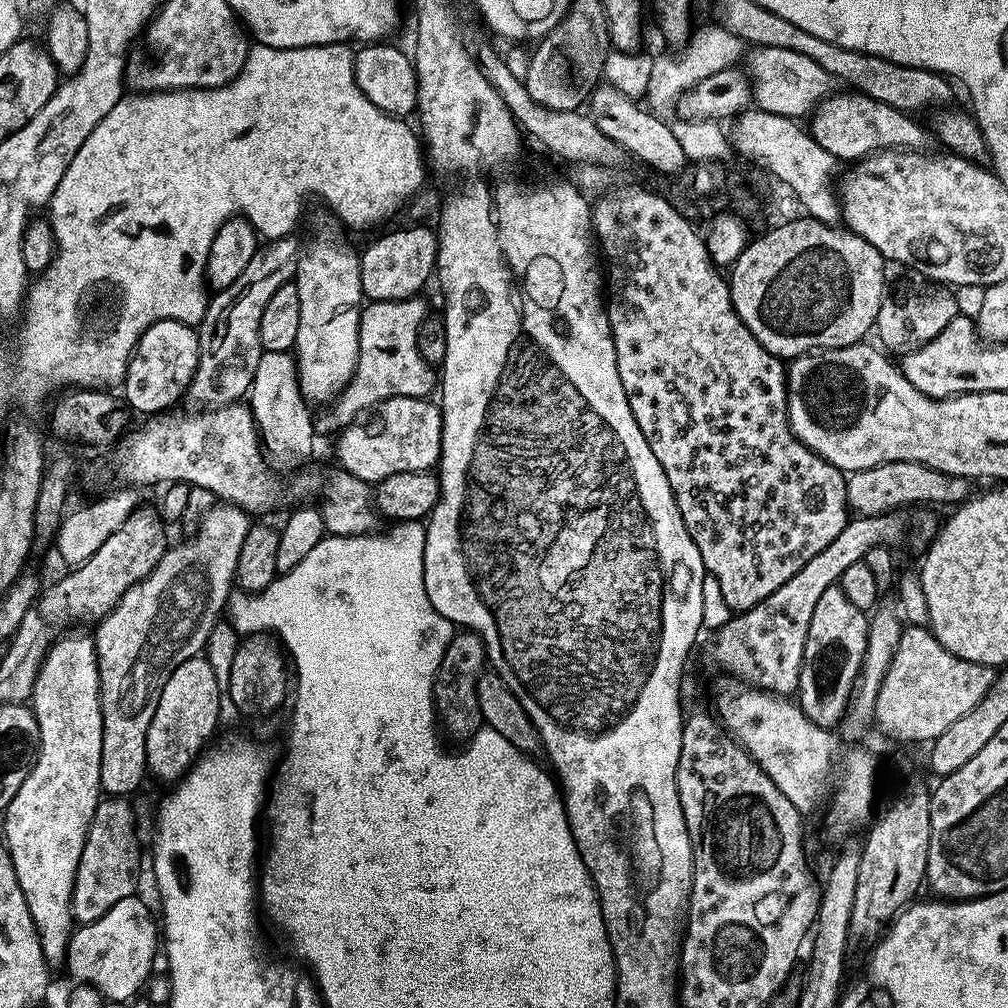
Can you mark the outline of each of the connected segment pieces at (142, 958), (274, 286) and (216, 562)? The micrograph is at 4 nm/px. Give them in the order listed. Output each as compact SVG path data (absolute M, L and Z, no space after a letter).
M133 894L122 898L122 902L114 902L114 906L110 906L110 910L102 914L102 918L89 924L80 924L68 940L66 969L68 968L69 974L73 976L71 979L94 986L104 995L105 1001L131 1001L137 995L135 992L147 982L156 956L158 960L158 920L157 917L156 920L152 917L147 902L139 900L138 897L139 895Z
M292 240L265 243L247 263L246 270L230 286L217 291L209 299L204 318L198 325L200 357L192 385L187 390L189 397L193 396L204 403L201 405L214 409L236 404L249 395L249 388L254 382L254 370L262 353L262 310L266 310L266 302L270 302L270 298L274 298L282 286L295 281L301 255L301 245L299 248Z
M216 502L216 505L205 514L200 520L200 529L193 534L192 540L185 544L173 543L164 553L164 557L126 594L113 606L112 611L95 625L94 643L96 646L96 661L98 662L98 674L100 675L100 709L102 710L102 766L100 767L100 787L109 797L124 798L140 784L140 779L146 776L146 732L150 727L151 719L154 718L155 708L158 706L159 695L162 694L162 688L170 678L170 674L175 670L176 665L186 662L192 657L199 657L205 651L205 644L210 638L211 628L221 619L228 603L228 593L233 591L234 581L236 579L236 567L238 566L238 554L242 551L242 542L246 539L246 534L250 527L249 513L243 508L229 504L227 502Z

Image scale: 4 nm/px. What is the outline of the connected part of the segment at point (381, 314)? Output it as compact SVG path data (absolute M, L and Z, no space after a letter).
M421 298L410 300L374 300L365 303L360 308L360 353L354 374L350 382L345 386L344 391L336 397L334 403L321 416L315 417L315 431L339 433L357 419L359 412L367 413L377 406L386 403L390 398L405 396L415 400L423 400L431 397L438 388L438 372L433 365L422 358L418 338L420 327L425 320L429 319L428 304Z

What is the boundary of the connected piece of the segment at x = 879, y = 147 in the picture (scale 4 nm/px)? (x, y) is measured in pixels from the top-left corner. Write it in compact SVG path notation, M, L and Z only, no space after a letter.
M782 46L753 47L747 53L747 60L746 75L752 81L752 98L755 107L762 109L763 112L793 118L808 116L817 107L810 125L812 137L816 139L818 146L822 146L822 150L830 150L830 154L834 154L838 162L865 160L876 152L927 149L928 136L930 140L929 129L925 125L924 129L916 121L919 119L913 118L909 113L899 112L894 106L886 106L886 102L878 102L869 96L846 90L841 91L841 96L832 96L829 100L824 100L831 94L834 81L830 74L826 74L826 70L822 70L822 66L818 66L818 62L814 62L814 58L806 58L806 54L798 54L794 50L782 50Z

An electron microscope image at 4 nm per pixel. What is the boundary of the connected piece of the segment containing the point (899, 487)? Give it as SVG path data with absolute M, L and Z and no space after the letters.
M886 462L874 466L870 470L851 473L848 481L848 506L853 513L862 516L883 516L895 513L896 508L904 508L907 504L916 506L932 506L928 504L952 504L959 506L973 495L973 485L966 476L951 476L928 468L918 462Z

